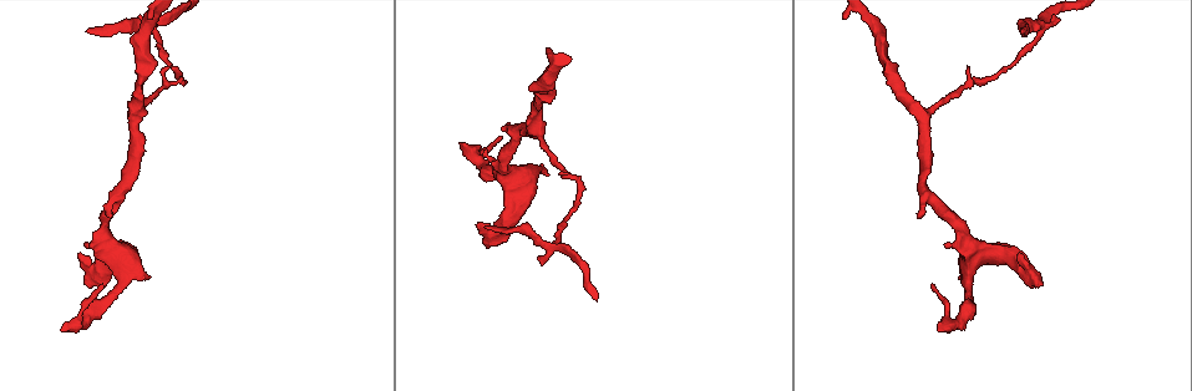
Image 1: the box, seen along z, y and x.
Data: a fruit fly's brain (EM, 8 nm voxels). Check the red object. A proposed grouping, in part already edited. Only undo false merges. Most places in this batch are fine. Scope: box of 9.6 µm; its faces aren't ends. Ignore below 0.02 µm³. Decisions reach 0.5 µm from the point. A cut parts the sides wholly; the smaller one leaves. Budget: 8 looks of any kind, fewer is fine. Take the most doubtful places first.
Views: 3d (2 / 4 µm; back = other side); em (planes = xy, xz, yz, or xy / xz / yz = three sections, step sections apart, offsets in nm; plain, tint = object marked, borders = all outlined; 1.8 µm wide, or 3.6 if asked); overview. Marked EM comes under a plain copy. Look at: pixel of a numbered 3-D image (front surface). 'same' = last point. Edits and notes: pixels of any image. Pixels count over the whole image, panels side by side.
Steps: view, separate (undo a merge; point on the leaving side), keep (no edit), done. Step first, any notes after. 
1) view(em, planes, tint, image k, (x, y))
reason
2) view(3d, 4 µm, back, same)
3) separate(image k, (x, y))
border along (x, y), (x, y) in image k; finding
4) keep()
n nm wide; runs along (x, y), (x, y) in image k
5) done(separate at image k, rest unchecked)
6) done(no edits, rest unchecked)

view(3d, 4 µm, image 1, (1042, 30))
branch point

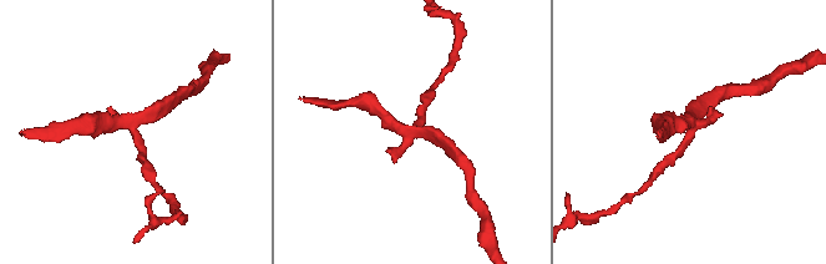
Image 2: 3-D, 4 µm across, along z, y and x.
view(em, planes, tint, image 2, (414, 130))
now the EM

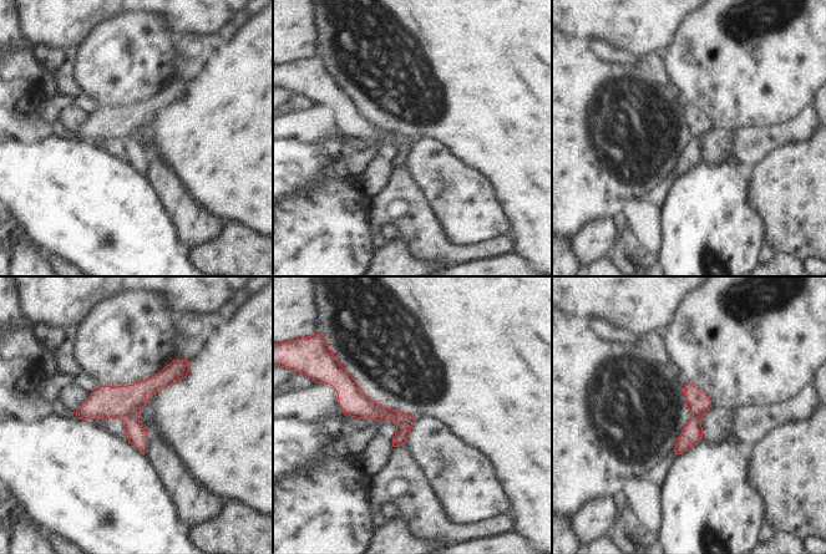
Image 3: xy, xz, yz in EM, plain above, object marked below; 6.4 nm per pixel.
separate(image 3, (369, 408))
100 nm wide; border along (406, 416), (406, 420), (398, 428) in image 3; a second neuron is stuck on

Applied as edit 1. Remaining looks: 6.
view(overview)
see it whole again

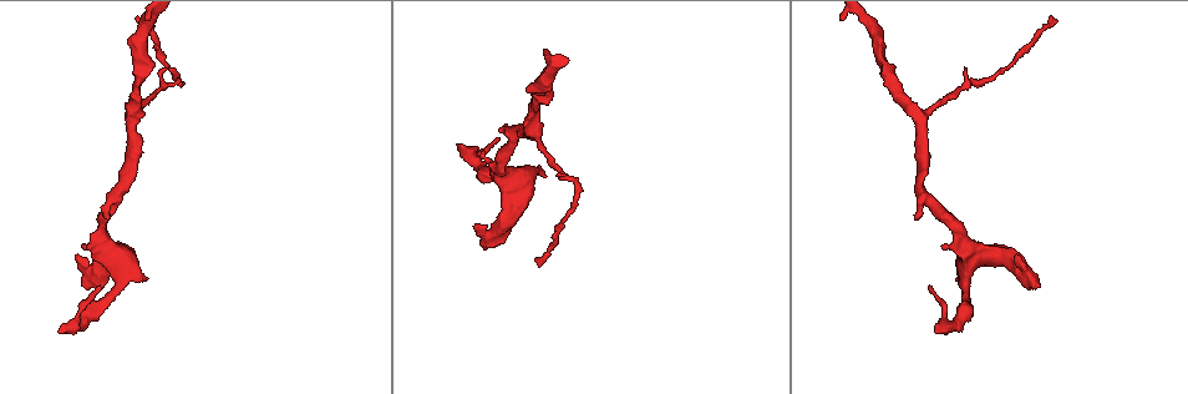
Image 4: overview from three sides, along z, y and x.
view(3d, 4 µm, image 4, (920, 118))
three arms meet

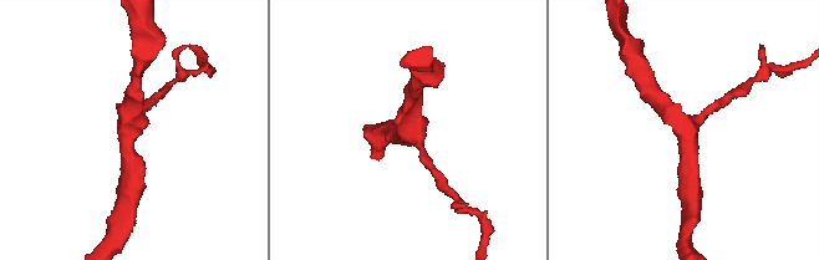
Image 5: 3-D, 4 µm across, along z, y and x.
view(em, planes, tint, image 5, (686, 131))
3 arms

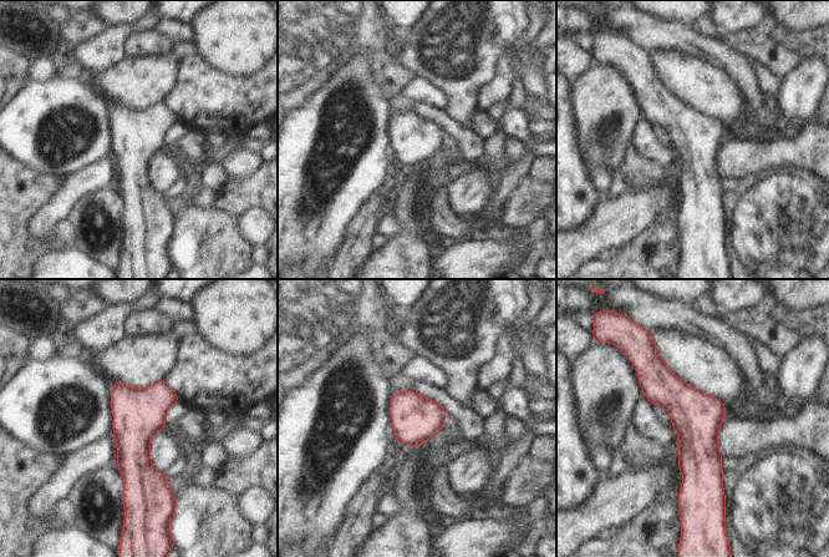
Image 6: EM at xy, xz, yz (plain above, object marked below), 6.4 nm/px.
keep()
runs along (656, 357), (693, 414), (690, 494) in image 6; continuous, no second neuron

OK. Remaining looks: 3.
view(em, 3.6 µm, xz, step 16, tint, image 4, (504, 174))
branch point

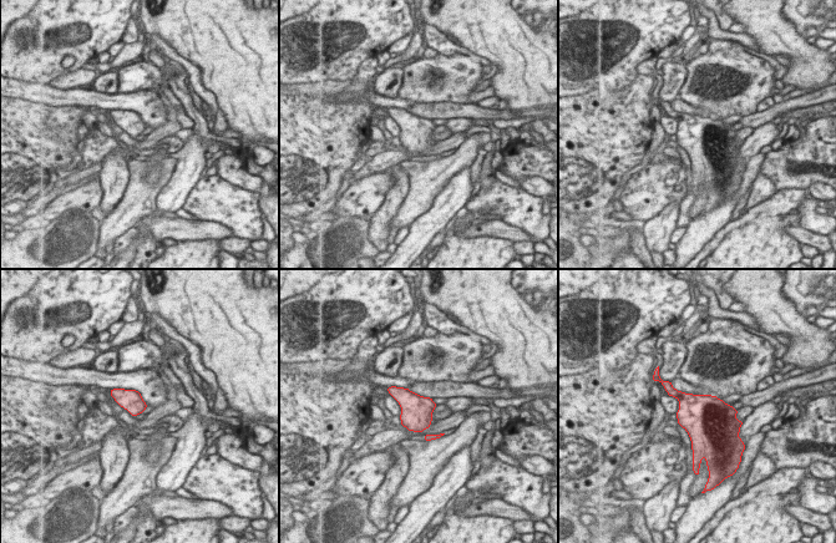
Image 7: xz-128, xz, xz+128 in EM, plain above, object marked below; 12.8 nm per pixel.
view(em, 3.6 µm, planes, tint, same)

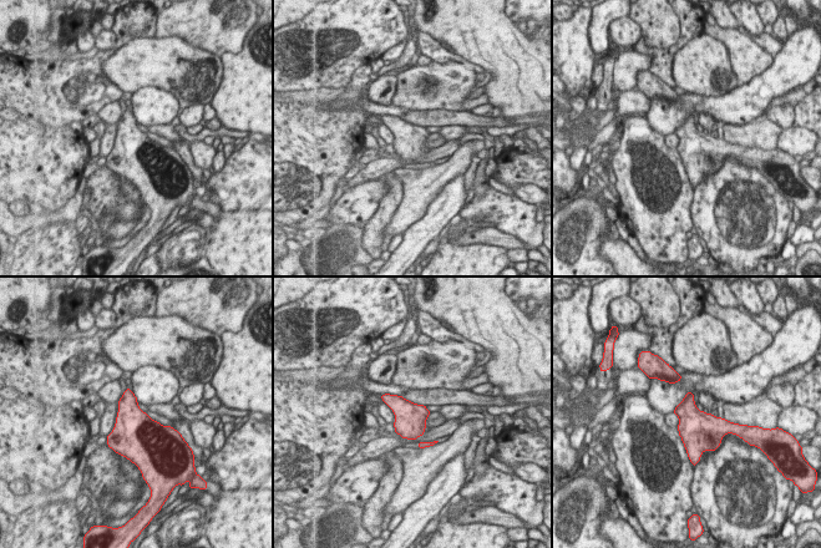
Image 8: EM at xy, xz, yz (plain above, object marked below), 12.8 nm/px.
keep()
one neuron here

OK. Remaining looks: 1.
done(separate at image 3, rest unchecked)

